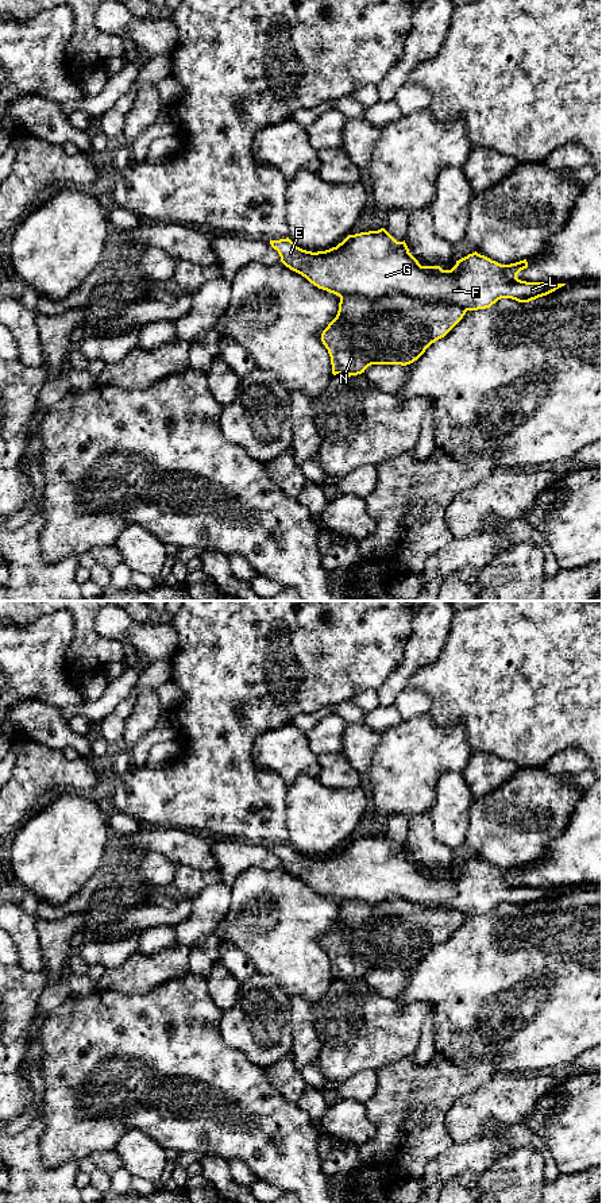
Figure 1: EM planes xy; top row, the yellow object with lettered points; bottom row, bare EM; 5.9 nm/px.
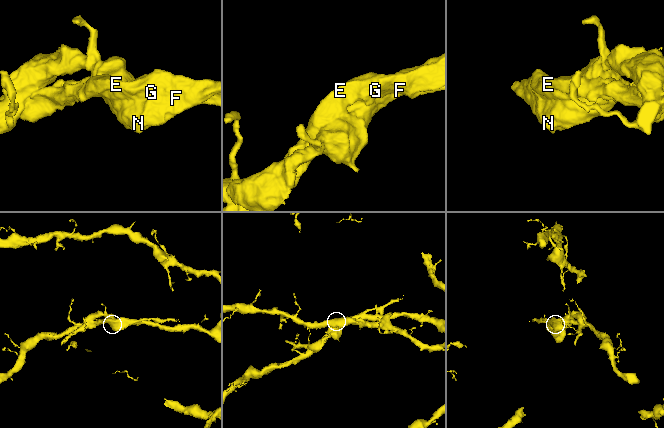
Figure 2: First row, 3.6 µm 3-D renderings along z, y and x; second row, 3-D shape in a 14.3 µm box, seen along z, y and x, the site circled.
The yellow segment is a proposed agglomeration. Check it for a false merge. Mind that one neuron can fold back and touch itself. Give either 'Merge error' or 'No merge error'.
Merge error

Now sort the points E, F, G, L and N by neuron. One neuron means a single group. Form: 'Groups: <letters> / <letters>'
Groups: E F G L / N

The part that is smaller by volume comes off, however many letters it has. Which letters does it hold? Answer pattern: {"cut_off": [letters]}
{"cut_off": ["N"]}

